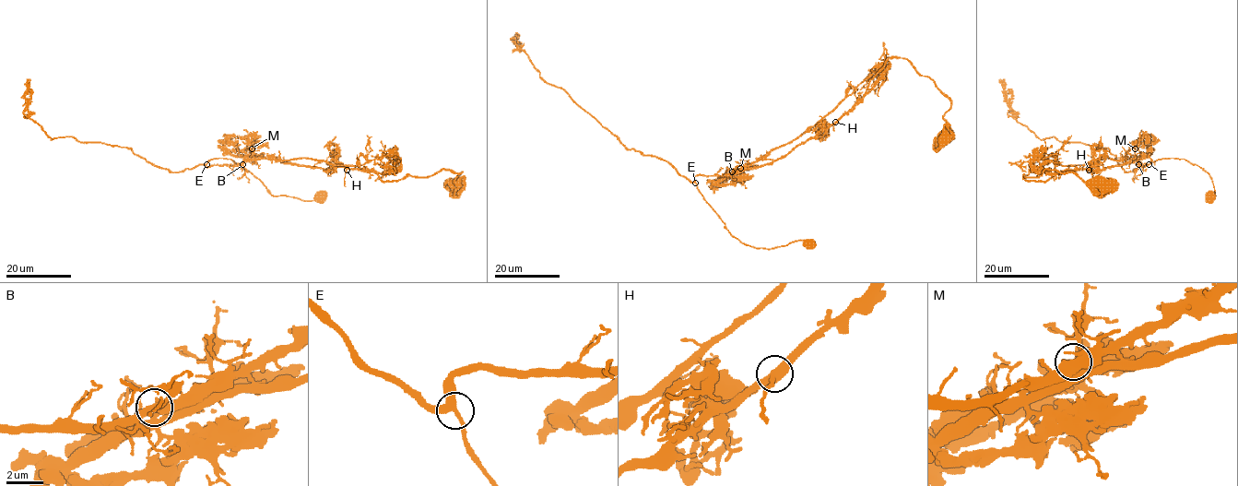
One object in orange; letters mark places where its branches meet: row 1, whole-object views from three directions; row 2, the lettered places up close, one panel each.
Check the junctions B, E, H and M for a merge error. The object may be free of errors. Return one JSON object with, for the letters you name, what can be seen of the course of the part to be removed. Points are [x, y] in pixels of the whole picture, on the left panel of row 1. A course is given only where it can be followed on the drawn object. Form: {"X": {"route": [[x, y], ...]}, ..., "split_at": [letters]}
{"M": {"route": [[252, 148], [254, 158], [237, 165], [170, 171], [130, 148], [50, 139], [29, 117], [29, 78]]}, "split_at": ["M"]}

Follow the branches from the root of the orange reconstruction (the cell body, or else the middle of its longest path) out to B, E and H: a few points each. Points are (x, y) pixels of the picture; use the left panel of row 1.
B: (321, 196), (316, 200), (303, 200), (274, 195), (231, 159), (211, 159), (206, 166), (242, 164)
E: (321, 196), (316, 200), (303, 200), (274, 195), (231, 159), (215, 158), (206, 164)
H: (321, 196), (303, 200), (274, 195), (231, 159), (215, 158), (206, 164), (241, 165), (265, 158), (347, 170)

